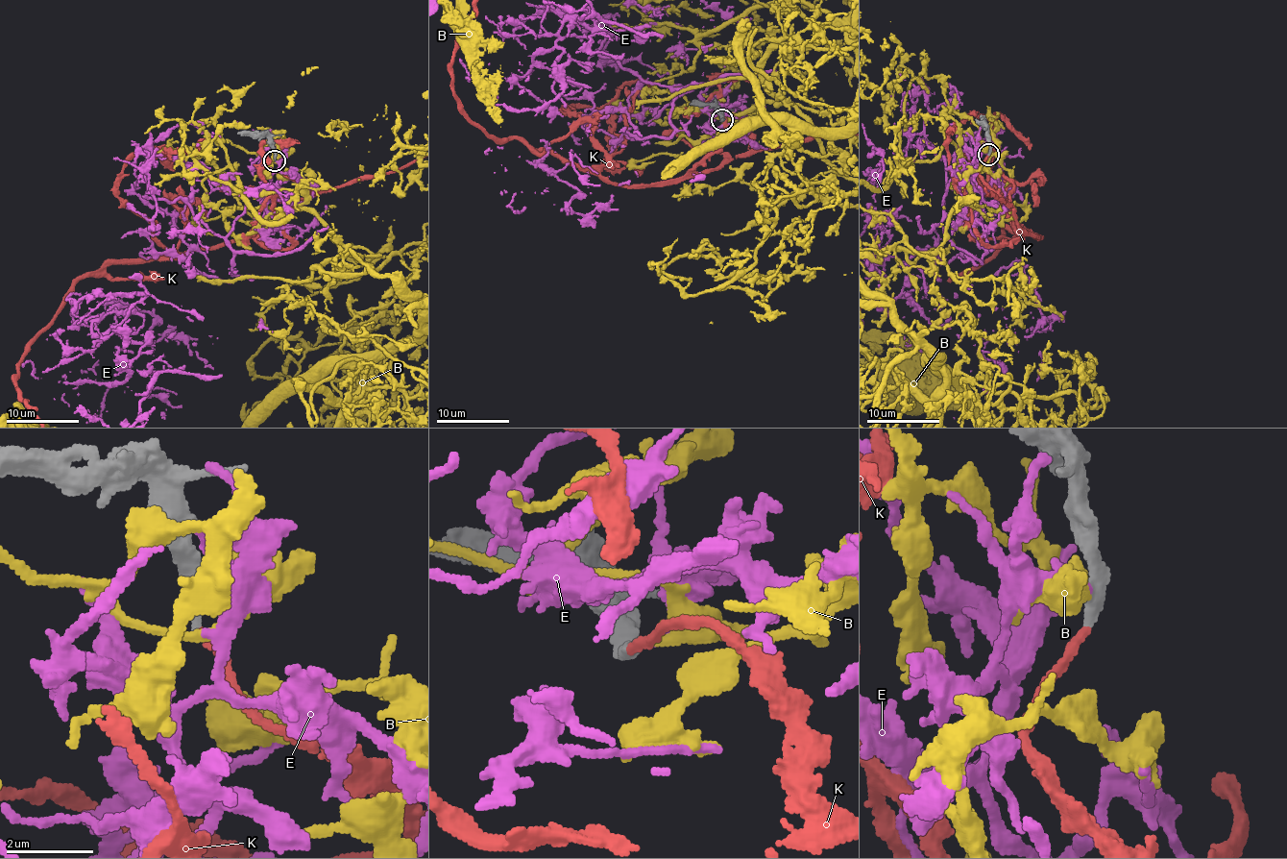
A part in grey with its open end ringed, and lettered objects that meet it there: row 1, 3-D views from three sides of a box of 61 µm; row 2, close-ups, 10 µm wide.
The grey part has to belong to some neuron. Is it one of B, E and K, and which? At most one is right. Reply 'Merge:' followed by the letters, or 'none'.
Merge: K

